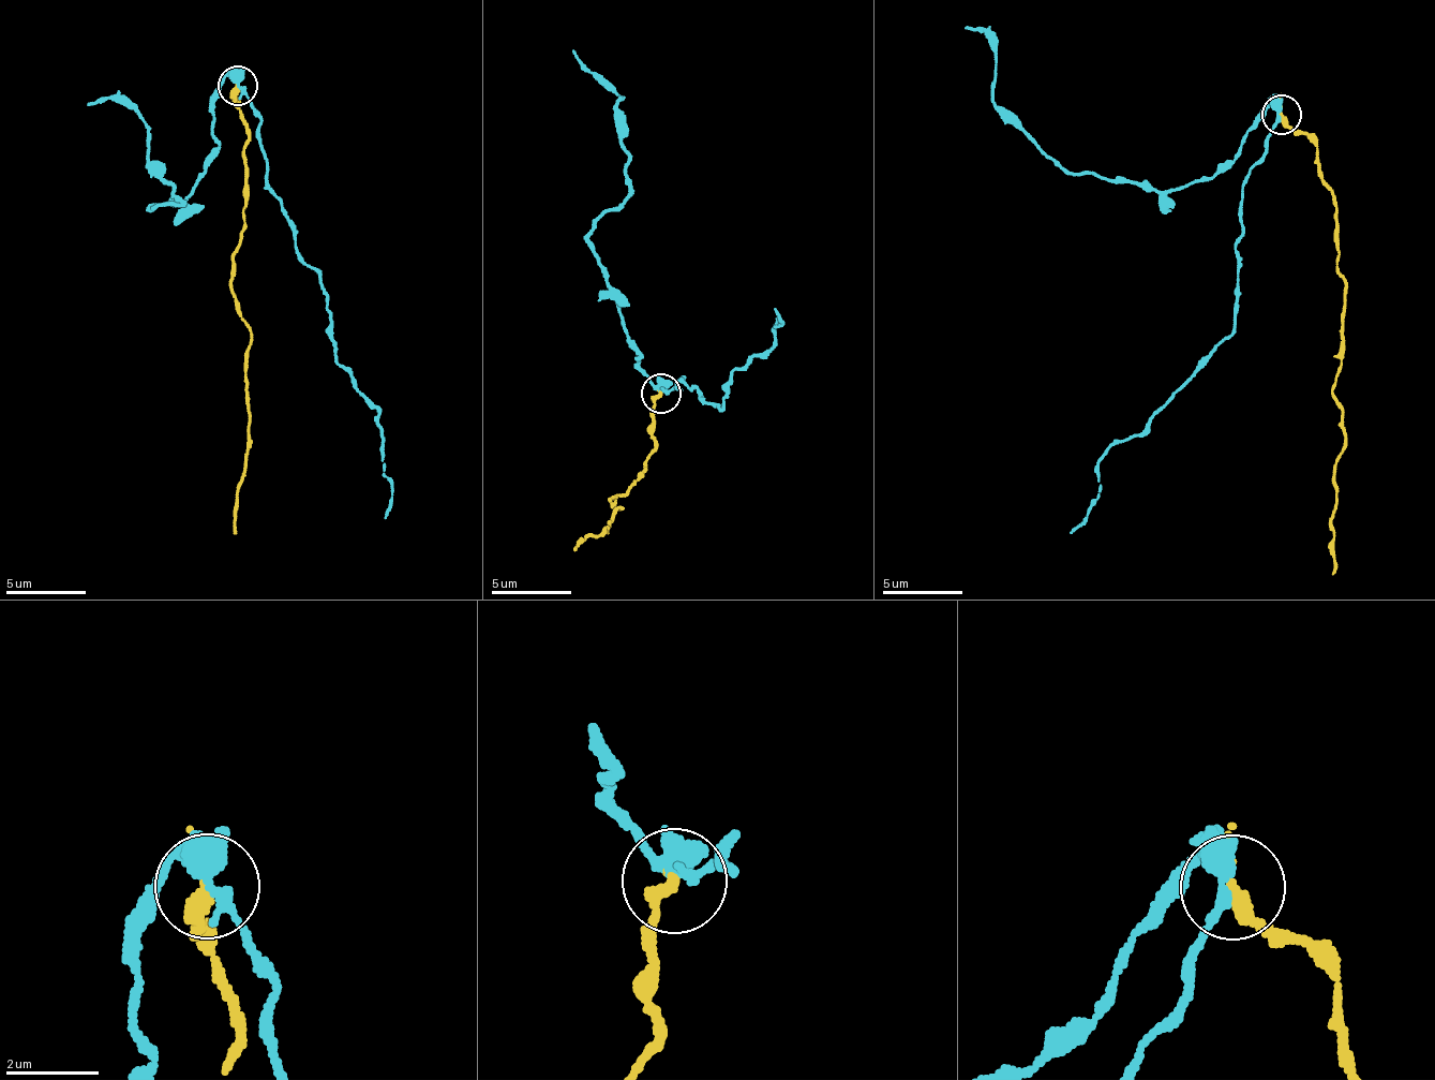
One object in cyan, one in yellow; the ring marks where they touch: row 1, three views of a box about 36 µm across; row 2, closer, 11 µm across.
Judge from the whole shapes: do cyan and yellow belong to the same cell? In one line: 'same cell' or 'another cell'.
another cell

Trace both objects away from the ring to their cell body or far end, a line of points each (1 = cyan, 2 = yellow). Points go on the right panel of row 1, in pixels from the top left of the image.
1: (1283, 112), (1241, 188), (1232, 329), (1139, 433), (1106, 452), (1097, 499), (1069, 533)
2: (1283, 116), (1318, 151), (1346, 283), (1333, 390), (1345, 448), (1333, 475), (1331, 574)

